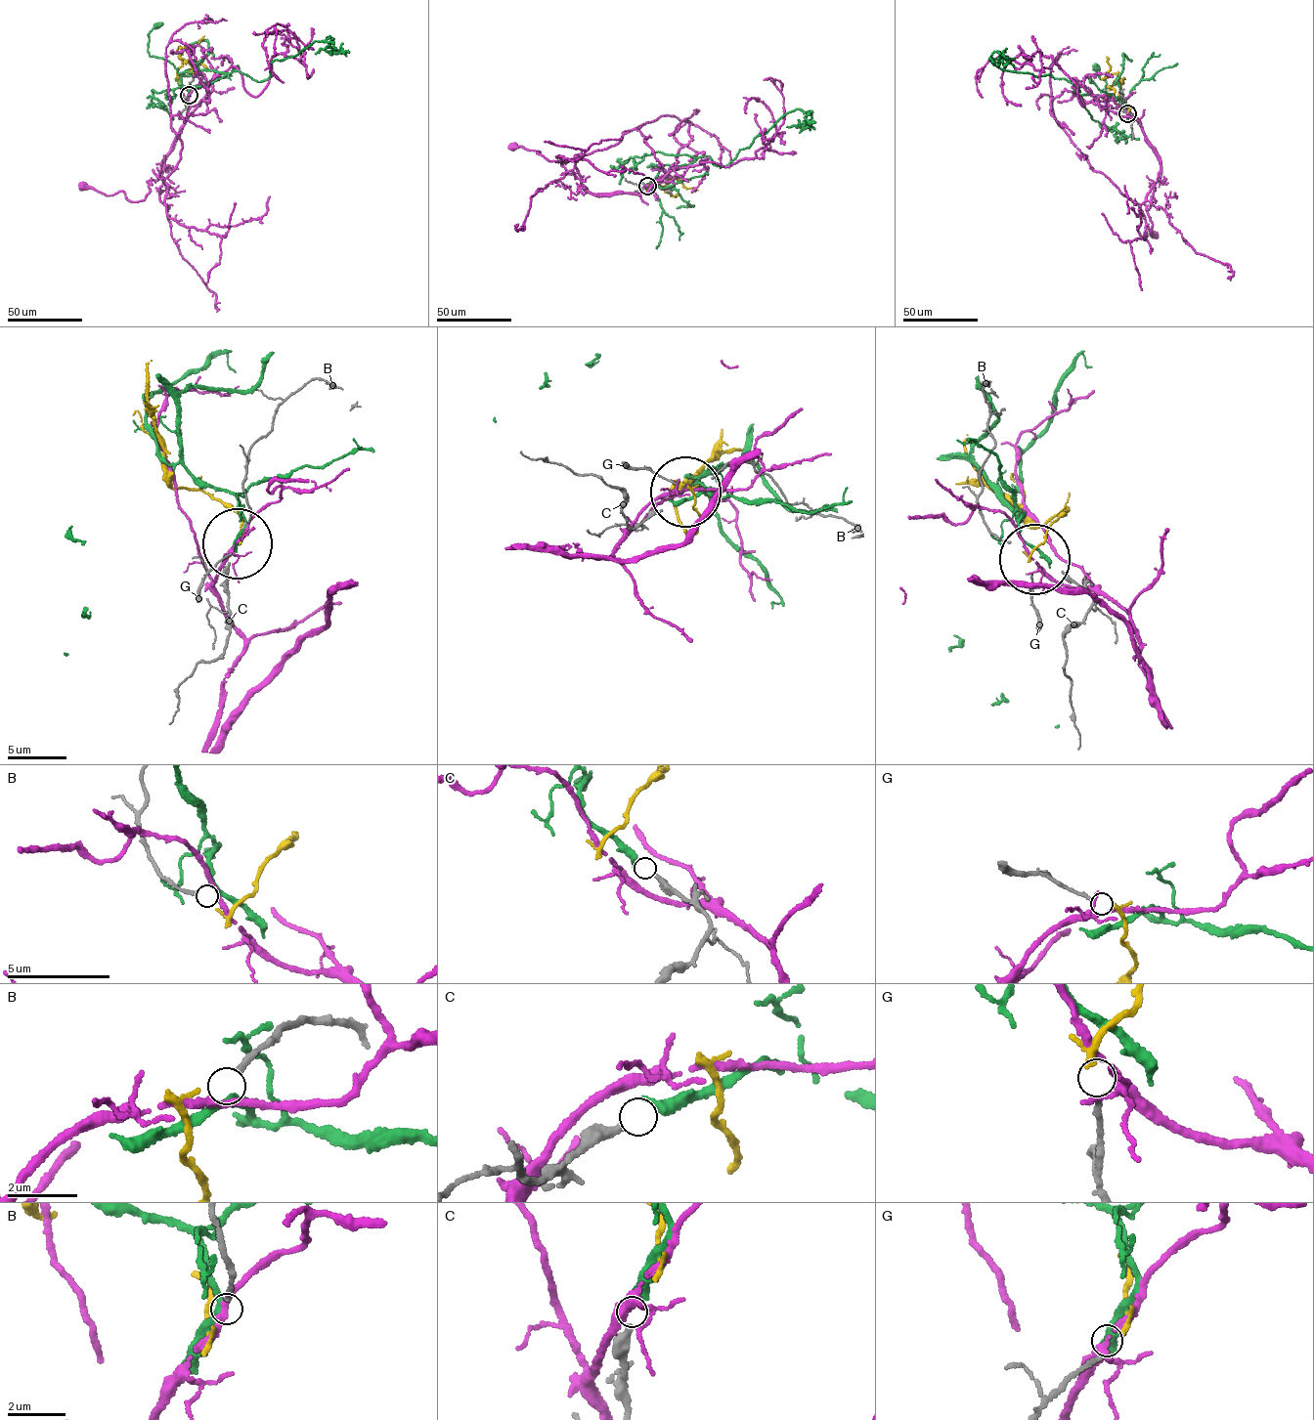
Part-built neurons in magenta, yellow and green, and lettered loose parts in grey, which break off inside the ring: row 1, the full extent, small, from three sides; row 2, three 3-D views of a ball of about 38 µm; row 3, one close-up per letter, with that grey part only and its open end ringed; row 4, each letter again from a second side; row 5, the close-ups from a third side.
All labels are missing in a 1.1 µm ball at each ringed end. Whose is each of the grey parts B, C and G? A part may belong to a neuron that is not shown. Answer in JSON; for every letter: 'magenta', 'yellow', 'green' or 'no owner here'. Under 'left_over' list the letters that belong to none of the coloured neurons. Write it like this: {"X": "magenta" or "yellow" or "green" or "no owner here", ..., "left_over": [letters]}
{"B": "magenta", "C": "green", "G": "yellow", "left_over": []}

